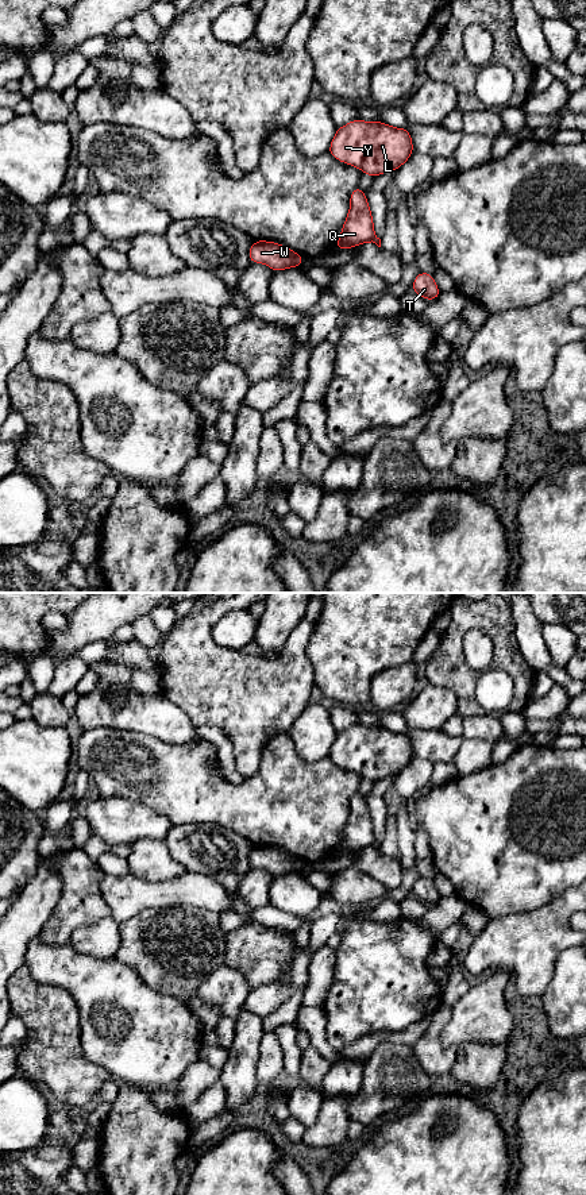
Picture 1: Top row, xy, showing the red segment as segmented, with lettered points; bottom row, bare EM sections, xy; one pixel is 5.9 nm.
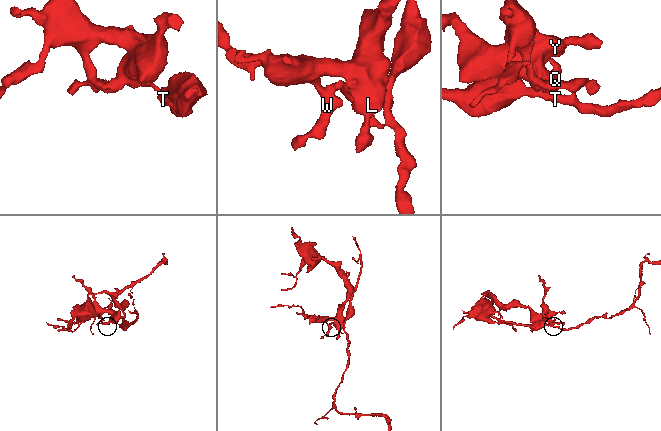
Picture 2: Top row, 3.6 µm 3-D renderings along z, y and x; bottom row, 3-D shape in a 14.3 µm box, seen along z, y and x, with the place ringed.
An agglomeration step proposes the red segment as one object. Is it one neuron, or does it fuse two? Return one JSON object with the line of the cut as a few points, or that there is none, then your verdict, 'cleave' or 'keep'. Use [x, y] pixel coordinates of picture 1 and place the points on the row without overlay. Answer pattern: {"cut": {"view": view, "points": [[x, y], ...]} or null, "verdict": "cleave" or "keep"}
{"cut": {"view": "xy", "points": [[374, 840], [370, 845]]}, "verdict": "cleave"}

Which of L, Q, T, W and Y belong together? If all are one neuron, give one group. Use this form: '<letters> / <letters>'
L Q W Y / T

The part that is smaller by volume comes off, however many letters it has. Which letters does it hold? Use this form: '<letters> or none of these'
T

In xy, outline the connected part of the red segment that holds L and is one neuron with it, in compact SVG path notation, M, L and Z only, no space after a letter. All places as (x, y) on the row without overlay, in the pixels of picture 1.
M359 722L338 732L328 758L371 782L397 775L413 759L408 733L396 733L381 725L369 728Z

